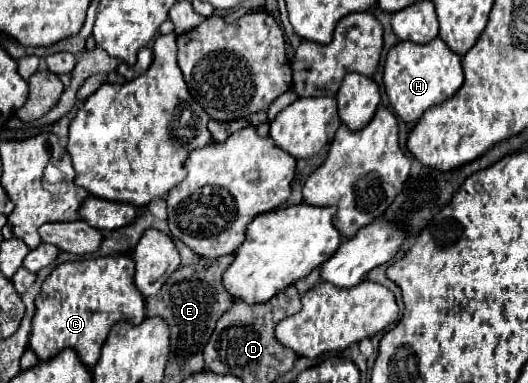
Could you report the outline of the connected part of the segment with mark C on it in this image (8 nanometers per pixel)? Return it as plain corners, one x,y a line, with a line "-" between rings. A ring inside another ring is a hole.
101,256
101,258
91,258
91,260
81,260
81,262
63,262
59,264
43,282
41,294
35,300
35,316
33,316
33,328
31,328
31,338
29,346
35,350
39,360
49,360
55,354
59,354
63,348
75,348
79,358
83,360
85,366
95,366
101,354
101,346
115,322
121,318
137,324
143,322
145,318
145,300
143,294
135,288
133,284
133,270
135,262
131,256

